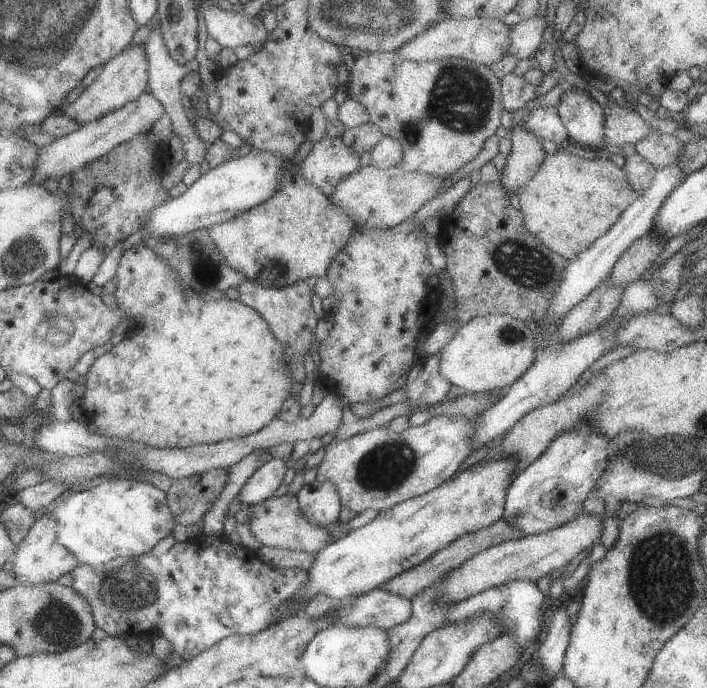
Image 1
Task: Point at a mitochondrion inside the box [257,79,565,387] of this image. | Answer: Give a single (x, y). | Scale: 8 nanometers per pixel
(525, 265)

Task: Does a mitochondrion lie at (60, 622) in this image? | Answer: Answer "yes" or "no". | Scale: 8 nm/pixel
yes

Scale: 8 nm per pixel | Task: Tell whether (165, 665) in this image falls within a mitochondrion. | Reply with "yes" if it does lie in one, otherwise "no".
no

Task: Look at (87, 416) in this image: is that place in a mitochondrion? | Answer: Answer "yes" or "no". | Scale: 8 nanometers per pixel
no

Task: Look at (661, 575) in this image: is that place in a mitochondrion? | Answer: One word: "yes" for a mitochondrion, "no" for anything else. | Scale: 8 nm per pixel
yes

